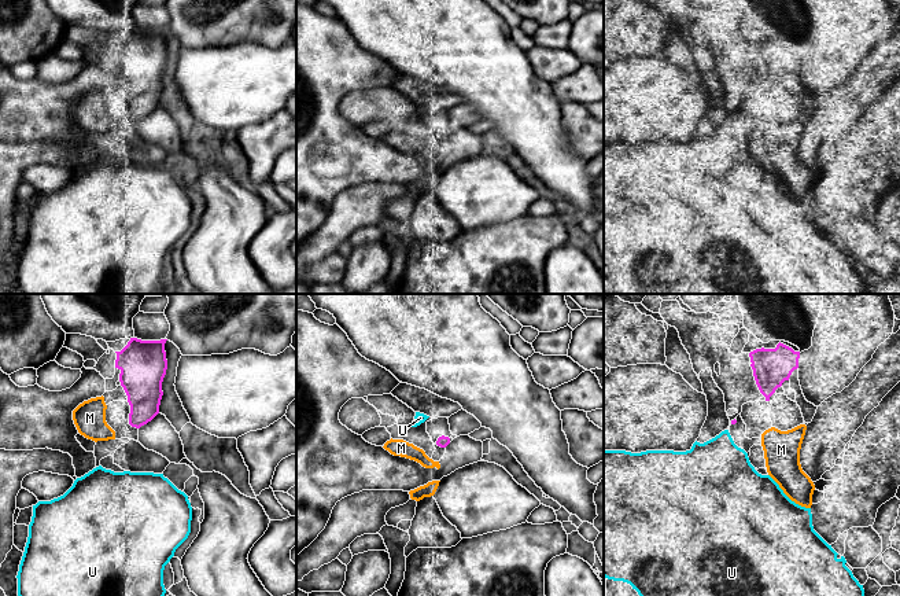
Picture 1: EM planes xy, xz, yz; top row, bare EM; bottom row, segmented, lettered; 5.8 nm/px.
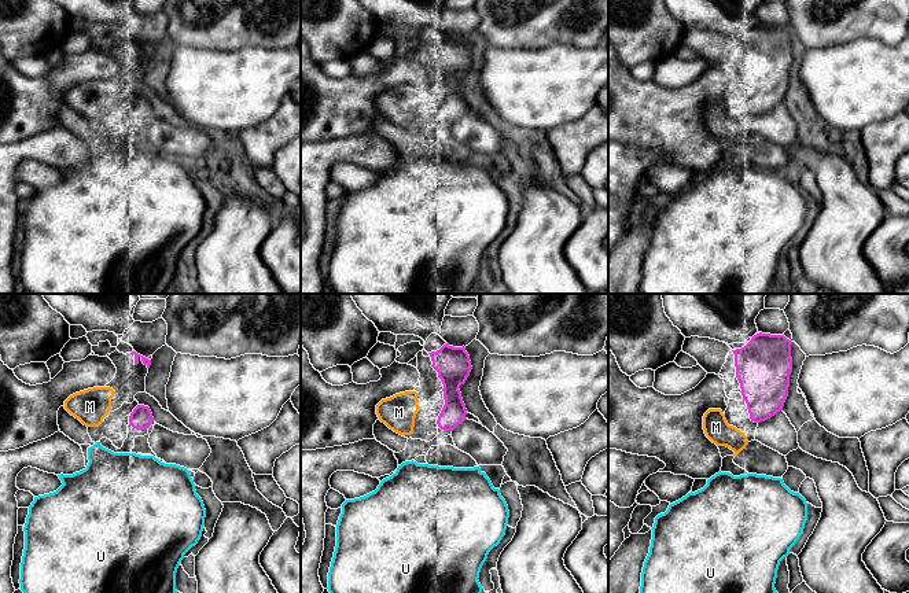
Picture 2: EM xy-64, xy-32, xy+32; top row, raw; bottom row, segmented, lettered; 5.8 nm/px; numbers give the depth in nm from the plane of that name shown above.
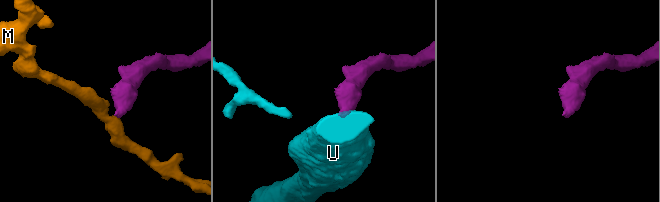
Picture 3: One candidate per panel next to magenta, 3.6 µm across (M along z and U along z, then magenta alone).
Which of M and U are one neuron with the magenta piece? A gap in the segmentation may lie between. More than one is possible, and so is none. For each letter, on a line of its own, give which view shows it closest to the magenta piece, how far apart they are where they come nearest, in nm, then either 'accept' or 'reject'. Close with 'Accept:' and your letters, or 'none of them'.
M: xz | 90 nm | reject
U: yz | 50 nm | accept
Accept: U

